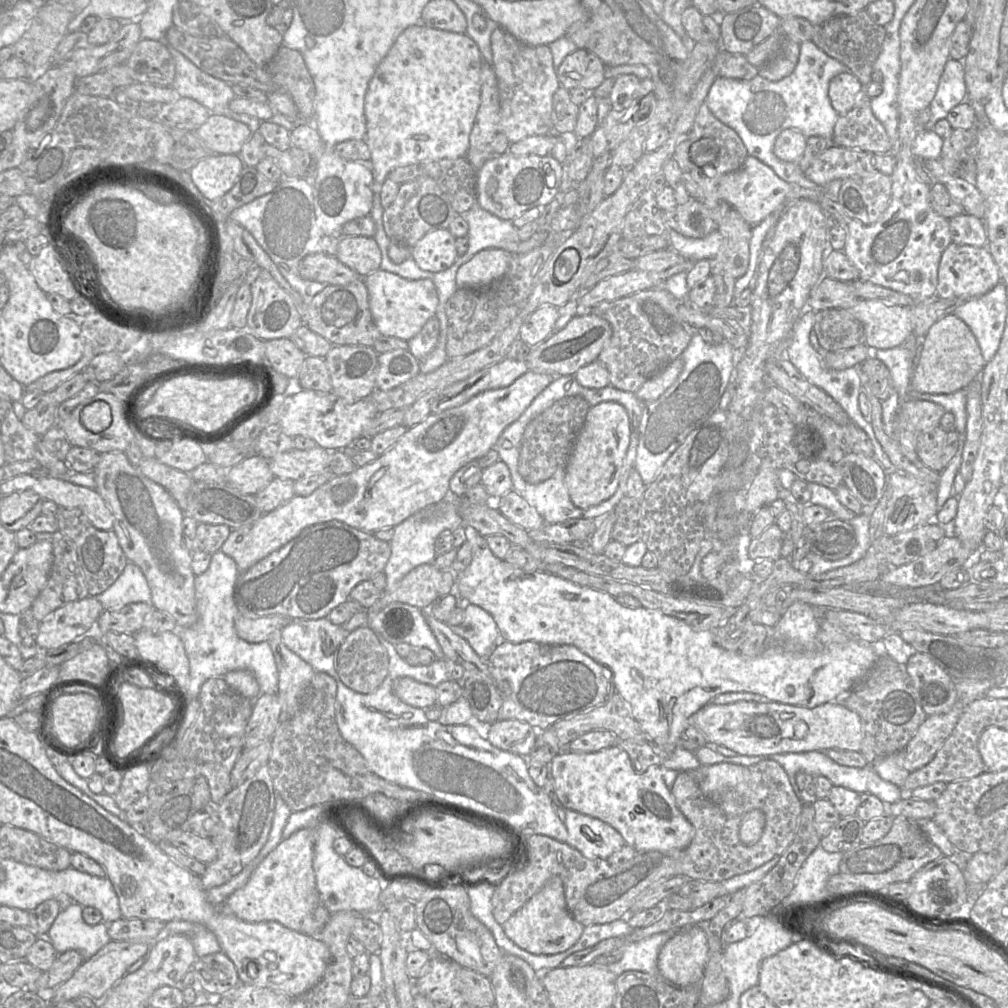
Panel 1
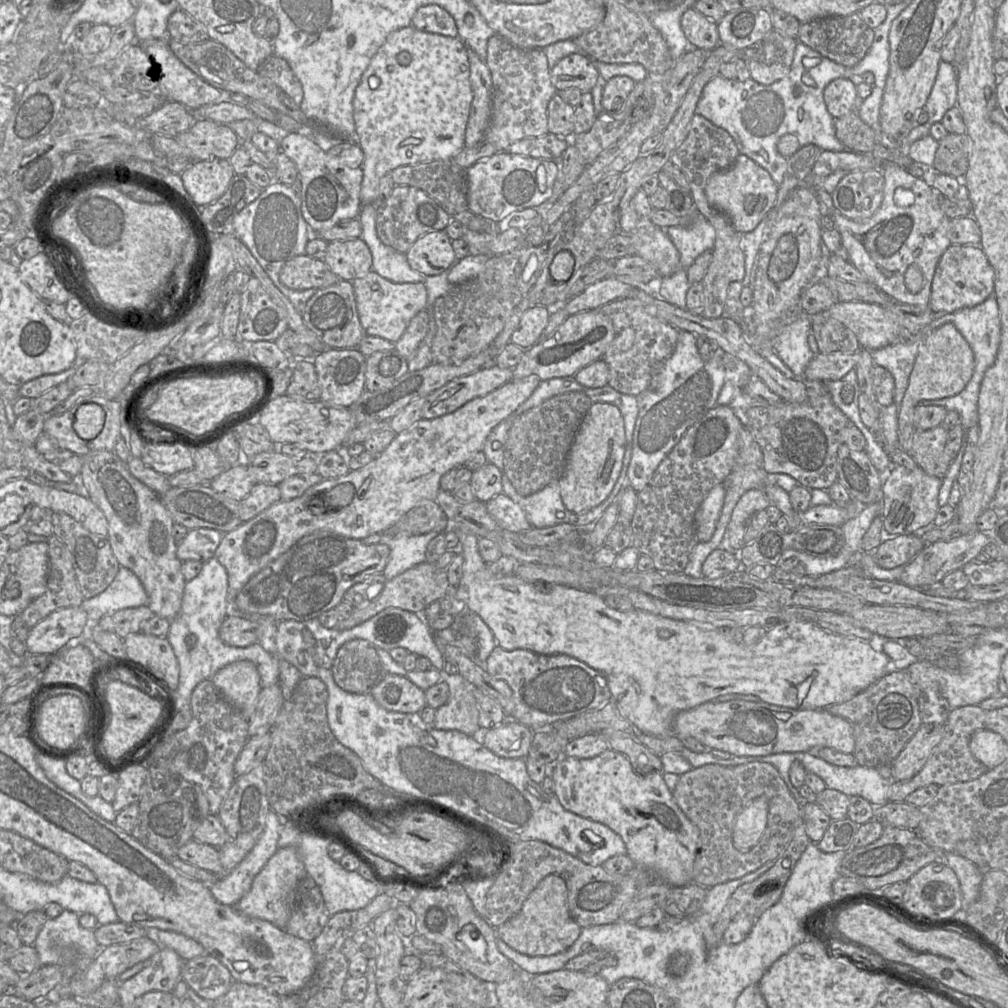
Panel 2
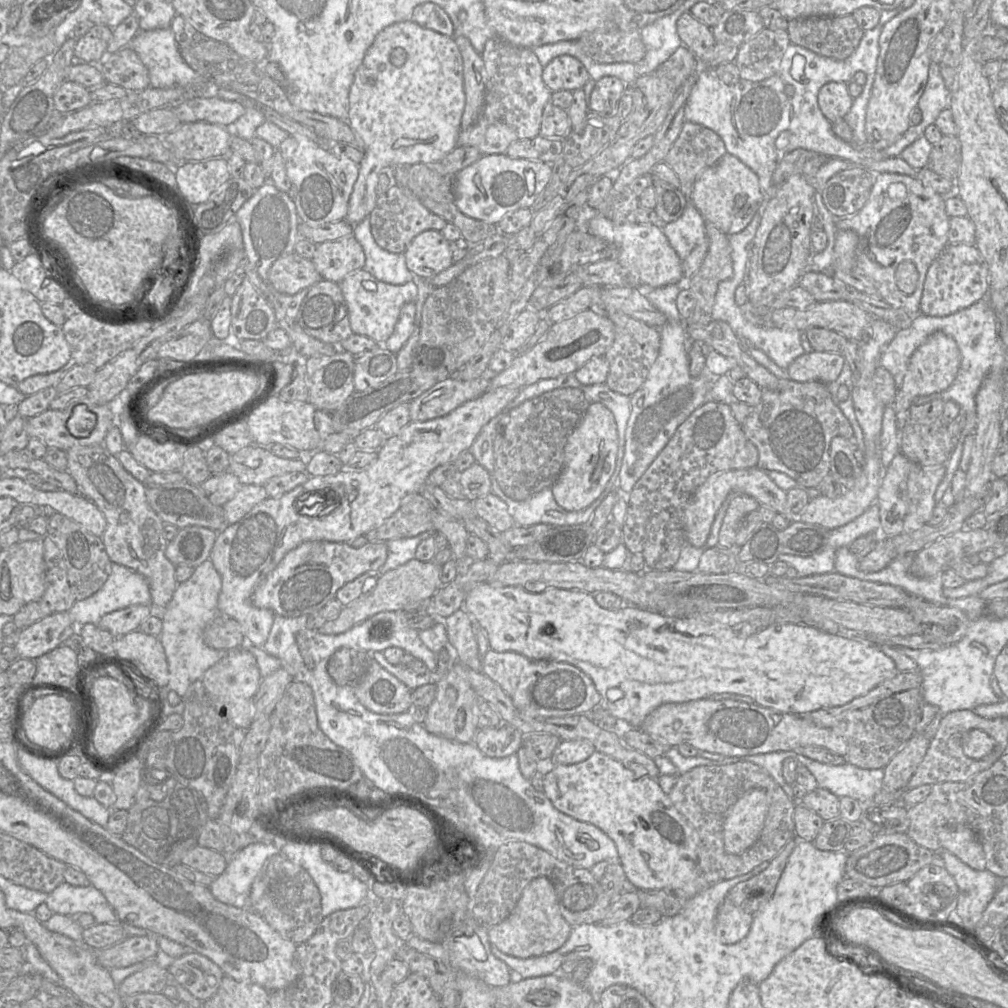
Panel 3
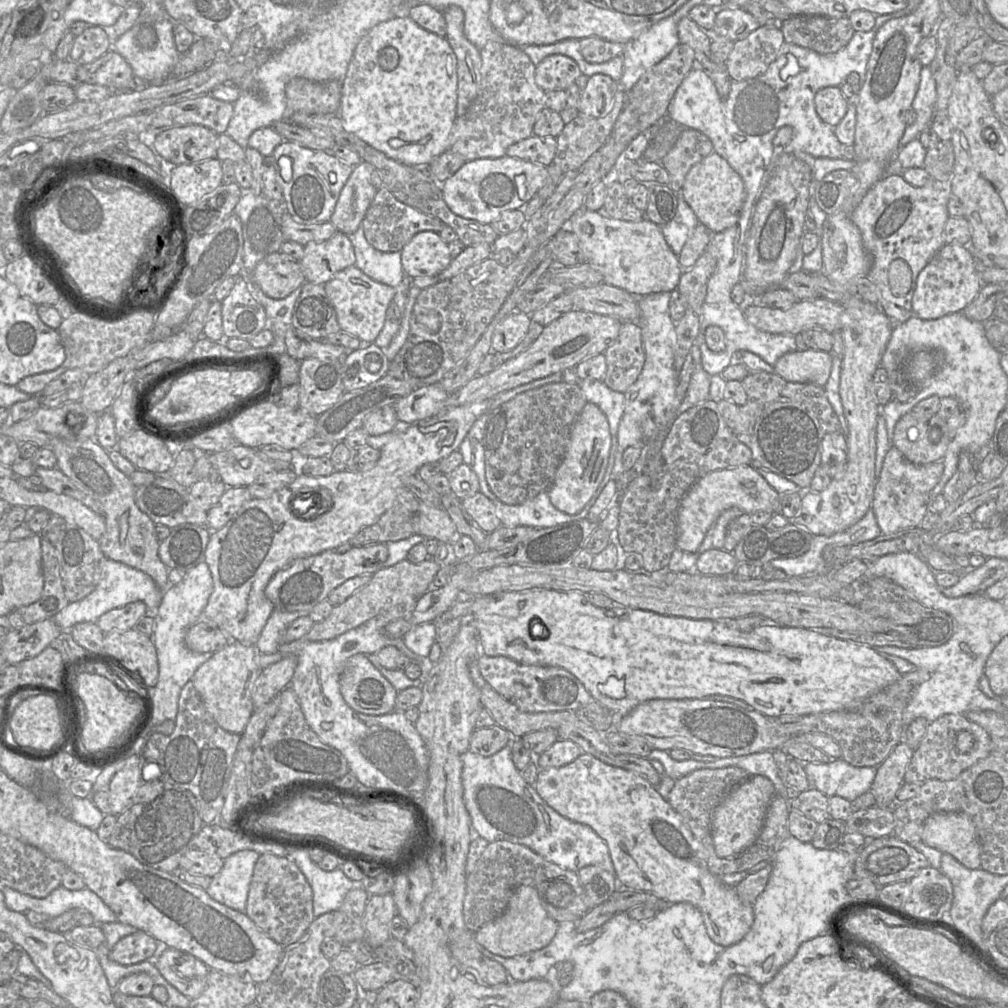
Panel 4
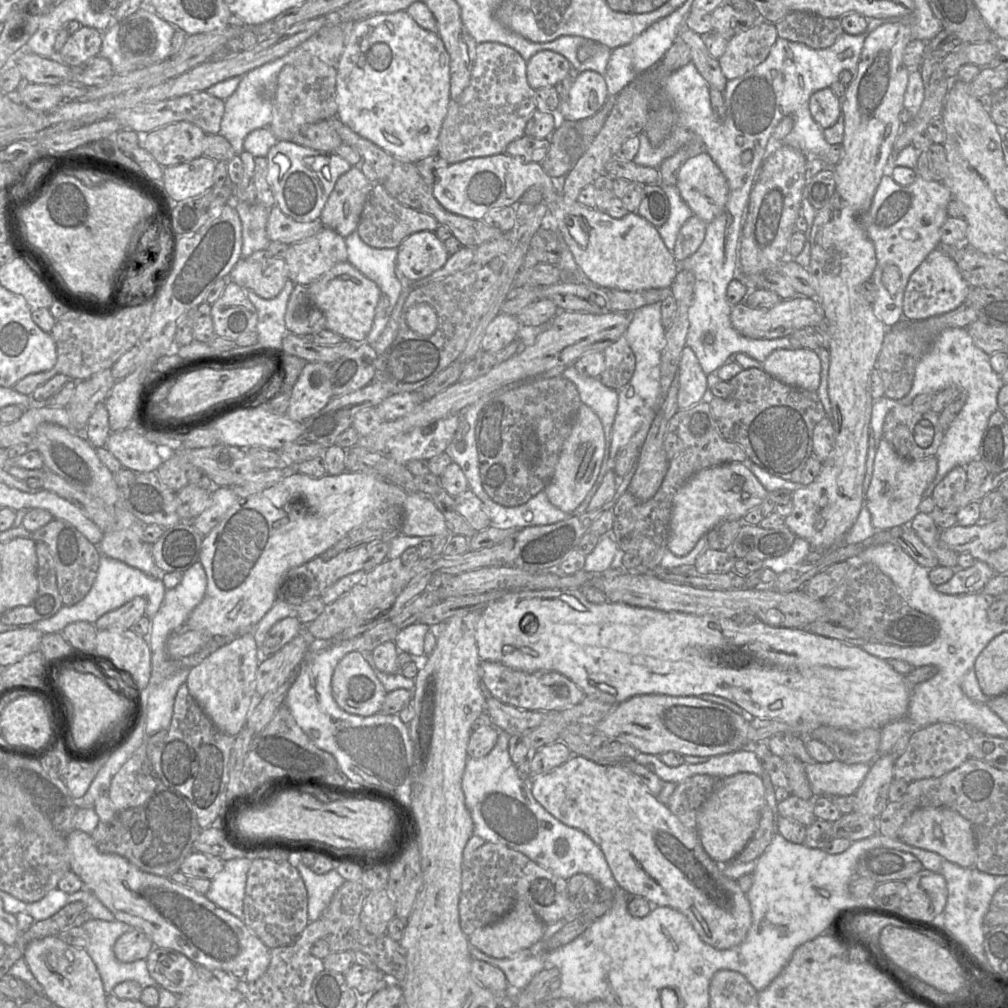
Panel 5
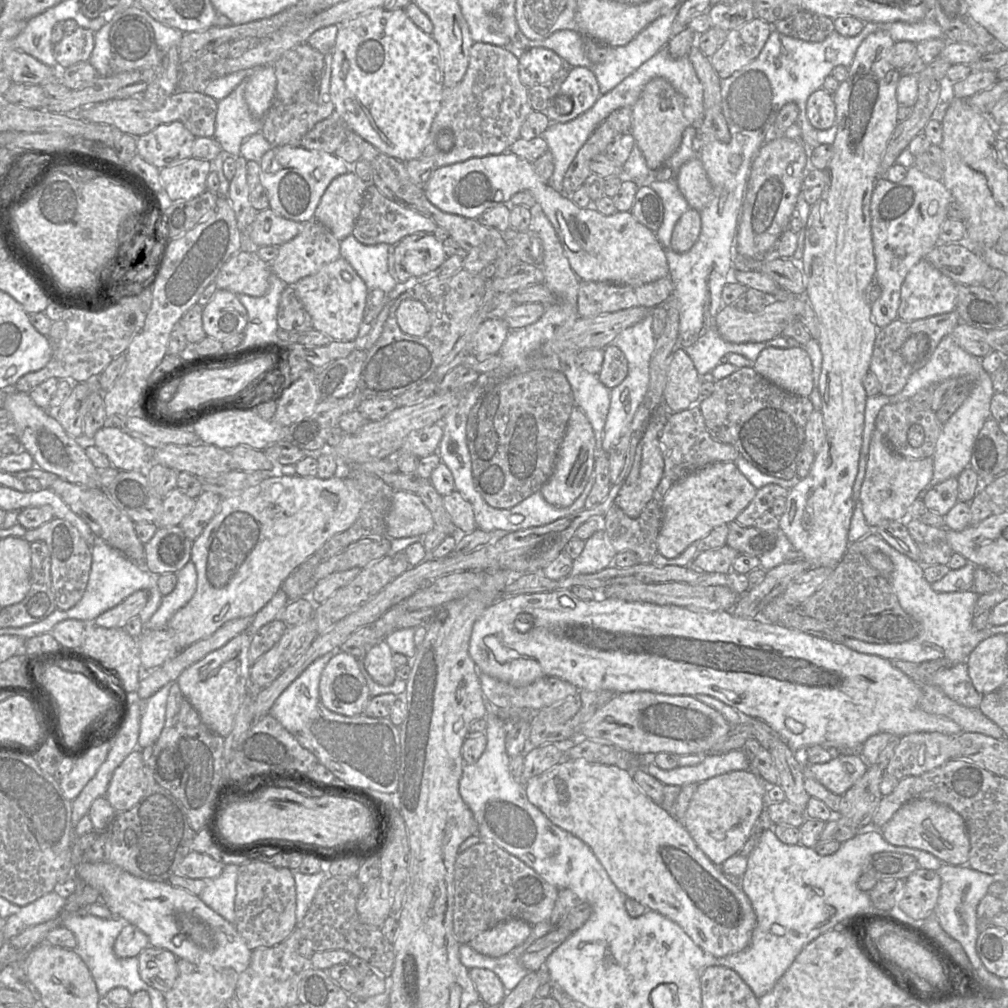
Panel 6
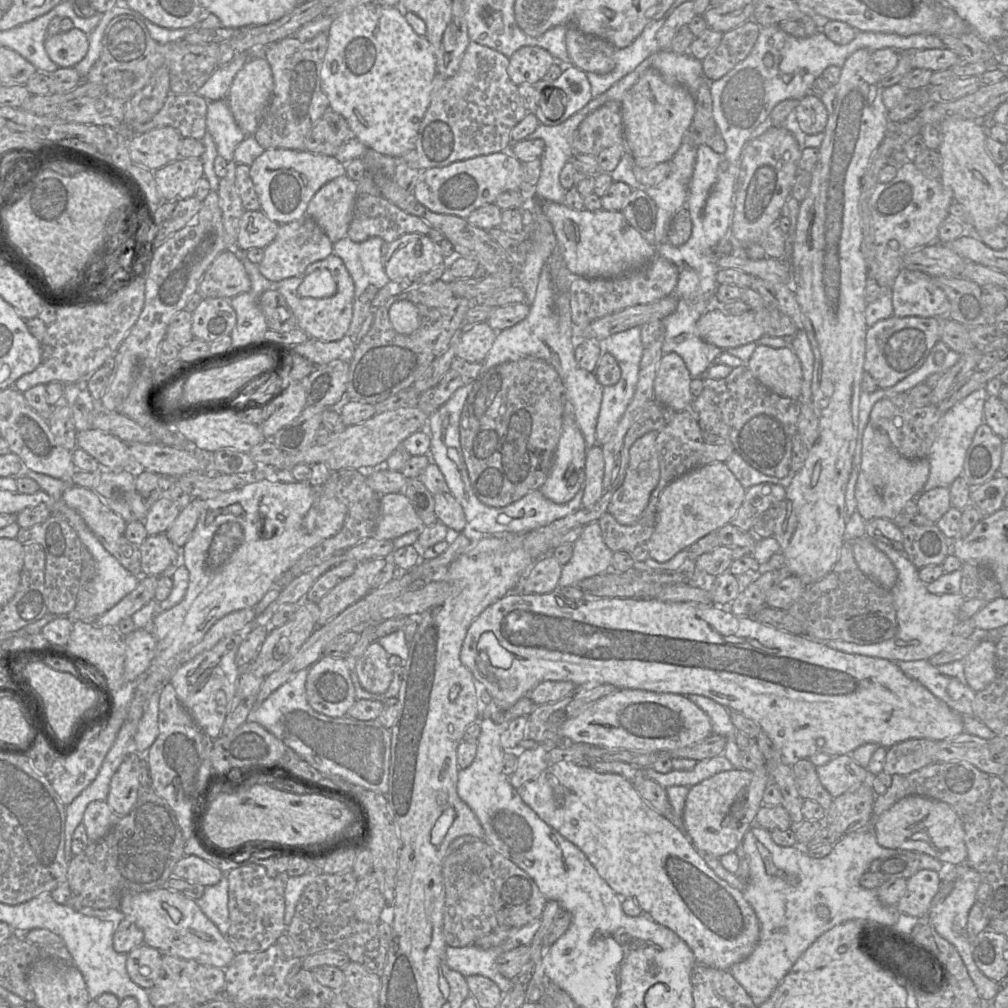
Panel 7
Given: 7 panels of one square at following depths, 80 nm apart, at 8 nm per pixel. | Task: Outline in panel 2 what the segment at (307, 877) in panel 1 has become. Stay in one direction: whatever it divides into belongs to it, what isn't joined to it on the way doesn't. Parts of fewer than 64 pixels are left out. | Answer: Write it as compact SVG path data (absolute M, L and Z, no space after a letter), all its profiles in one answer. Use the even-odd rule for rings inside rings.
M295 847L278 848L255 876L250 890L240 899L236 909L246 916L260 918L284 929L296 903L299 883L308 875Z

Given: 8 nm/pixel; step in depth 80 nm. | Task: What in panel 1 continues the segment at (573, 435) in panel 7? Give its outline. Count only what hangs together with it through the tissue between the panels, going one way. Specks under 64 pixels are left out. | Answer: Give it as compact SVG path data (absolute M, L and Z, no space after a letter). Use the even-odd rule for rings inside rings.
M607 401L589 408L564 477L570 499L577 508L598 505L616 492L629 443L630 421L621 404Z

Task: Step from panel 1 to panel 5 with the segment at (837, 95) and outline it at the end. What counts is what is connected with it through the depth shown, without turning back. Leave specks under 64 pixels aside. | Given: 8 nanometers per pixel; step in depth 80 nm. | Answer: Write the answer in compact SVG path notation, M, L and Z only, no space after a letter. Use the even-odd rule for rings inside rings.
M830 88L813 93L809 109L813 119L823 130L831 128L842 116L841 99Z

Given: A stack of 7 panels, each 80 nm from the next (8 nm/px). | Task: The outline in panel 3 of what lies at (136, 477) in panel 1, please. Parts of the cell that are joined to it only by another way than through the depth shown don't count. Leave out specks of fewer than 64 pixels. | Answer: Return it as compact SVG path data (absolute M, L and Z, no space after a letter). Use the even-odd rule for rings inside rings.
M104 445L75 446L67 450L66 454L66 471L76 482L80 494L94 503L106 519L106 529L101 538L110 560L112 563L134 570L147 580L151 594L151 606L155 612L161 612L172 599L178 585L175 579L176 566L165 556L165 550L169 541L163 535L164 522L148 505L145 484L135 479Z

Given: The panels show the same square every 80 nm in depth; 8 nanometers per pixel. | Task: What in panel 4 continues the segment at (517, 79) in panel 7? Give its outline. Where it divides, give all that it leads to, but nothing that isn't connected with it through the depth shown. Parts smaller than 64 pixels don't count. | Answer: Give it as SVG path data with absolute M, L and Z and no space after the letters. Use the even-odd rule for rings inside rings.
M552 54L536 65L535 82L545 92L566 90L581 74L573 59L562 54Z

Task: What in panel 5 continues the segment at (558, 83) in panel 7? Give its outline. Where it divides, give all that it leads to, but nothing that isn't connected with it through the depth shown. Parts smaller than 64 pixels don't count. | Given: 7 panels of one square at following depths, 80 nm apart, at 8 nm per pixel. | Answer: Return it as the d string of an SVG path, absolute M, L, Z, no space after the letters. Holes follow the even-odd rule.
M586 70L576 75L568 100L562 101L554 113L559 120L579 121L594 116L608 98L604 76Z

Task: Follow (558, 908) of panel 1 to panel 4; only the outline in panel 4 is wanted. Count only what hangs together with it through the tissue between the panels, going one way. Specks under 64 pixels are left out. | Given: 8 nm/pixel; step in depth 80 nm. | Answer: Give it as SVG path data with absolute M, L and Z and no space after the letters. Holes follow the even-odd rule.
M522 885L514 891L508 906L499 917L474 932L474 939L492 954L513 957L549 945L557 932L558 924L542 906L537 889Z

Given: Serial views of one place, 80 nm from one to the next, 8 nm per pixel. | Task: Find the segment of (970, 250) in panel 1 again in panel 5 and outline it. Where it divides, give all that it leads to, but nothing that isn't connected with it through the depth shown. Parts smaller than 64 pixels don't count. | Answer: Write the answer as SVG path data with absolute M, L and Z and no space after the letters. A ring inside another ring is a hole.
M941 248L930 253L911 274L903 298L903 318L908 321L921 321L949 313L962 304L971 286L962 277L956 262Z

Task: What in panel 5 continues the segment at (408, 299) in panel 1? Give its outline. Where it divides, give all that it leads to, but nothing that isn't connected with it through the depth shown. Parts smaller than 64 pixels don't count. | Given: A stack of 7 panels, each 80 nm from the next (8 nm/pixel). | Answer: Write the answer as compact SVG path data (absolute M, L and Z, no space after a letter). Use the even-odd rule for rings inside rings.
M346 261L336 264L310 283L308 290L312 300L325 316L326 329L341 335L345 340L365 341L382 295L376 283Z

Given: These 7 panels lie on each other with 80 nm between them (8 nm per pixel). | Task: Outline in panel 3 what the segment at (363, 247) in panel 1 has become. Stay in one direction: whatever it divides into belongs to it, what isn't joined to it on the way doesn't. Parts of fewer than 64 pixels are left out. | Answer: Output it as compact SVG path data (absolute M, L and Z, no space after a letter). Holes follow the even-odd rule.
M351 235L317 244L311 261L323 280L340 283L350 273L363 269L366 258L362 246Z

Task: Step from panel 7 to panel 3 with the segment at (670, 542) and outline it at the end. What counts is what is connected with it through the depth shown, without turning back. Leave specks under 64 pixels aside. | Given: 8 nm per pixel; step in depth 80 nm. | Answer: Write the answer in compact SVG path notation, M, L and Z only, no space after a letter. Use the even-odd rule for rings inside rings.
M757 466L753 468L736 469L717 472L710 476L694 493L685 508L685 536L687 543L694 547L703 547L709 537L712 524L721 505L731 492L737 492L753 497L761 507L782 514L790 522L796 521L787 502L787 492L779 488L769 476Z

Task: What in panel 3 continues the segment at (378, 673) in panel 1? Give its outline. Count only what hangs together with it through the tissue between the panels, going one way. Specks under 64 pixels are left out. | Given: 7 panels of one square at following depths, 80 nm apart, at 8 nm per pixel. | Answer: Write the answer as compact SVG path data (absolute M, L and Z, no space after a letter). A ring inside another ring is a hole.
M341 648L329 659L328 672L339 686L355 686L367 673L372 653L353 648Z

